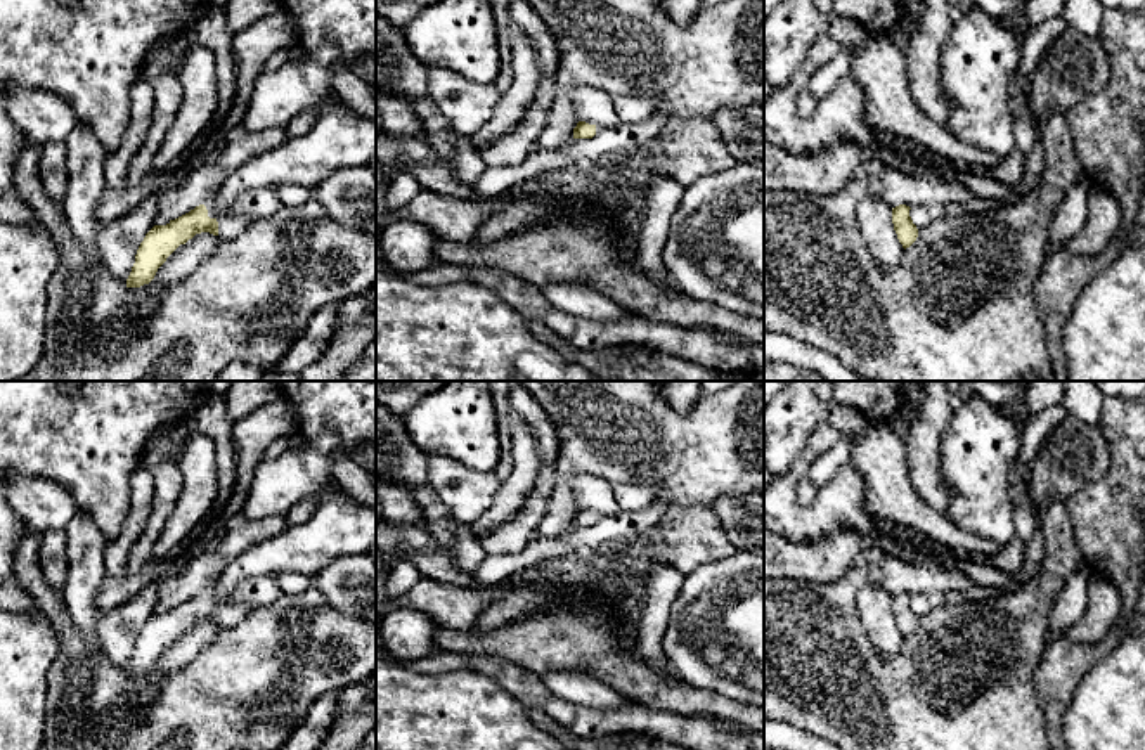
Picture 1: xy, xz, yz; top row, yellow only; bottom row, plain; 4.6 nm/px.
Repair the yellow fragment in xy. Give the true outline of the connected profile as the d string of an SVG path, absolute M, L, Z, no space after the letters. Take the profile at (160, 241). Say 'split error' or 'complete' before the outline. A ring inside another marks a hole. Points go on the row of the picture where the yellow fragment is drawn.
split error; M208 199L189 213L170 220L166 225L154 225L137 249L126 288L149 284L166 258L196 234L210 232L220 241L229 241L239 236L249 222L248 217L241 215L215 218L211 199Z

